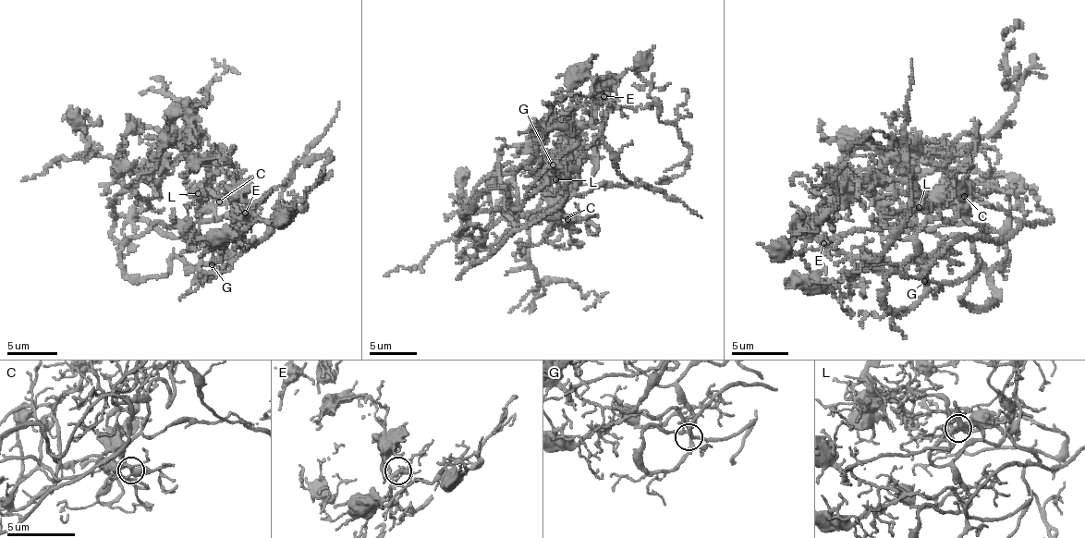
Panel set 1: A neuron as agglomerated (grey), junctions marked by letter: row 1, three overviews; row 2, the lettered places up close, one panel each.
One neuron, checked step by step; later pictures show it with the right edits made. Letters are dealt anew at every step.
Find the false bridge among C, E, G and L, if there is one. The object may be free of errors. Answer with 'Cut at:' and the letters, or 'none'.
Cut at: none

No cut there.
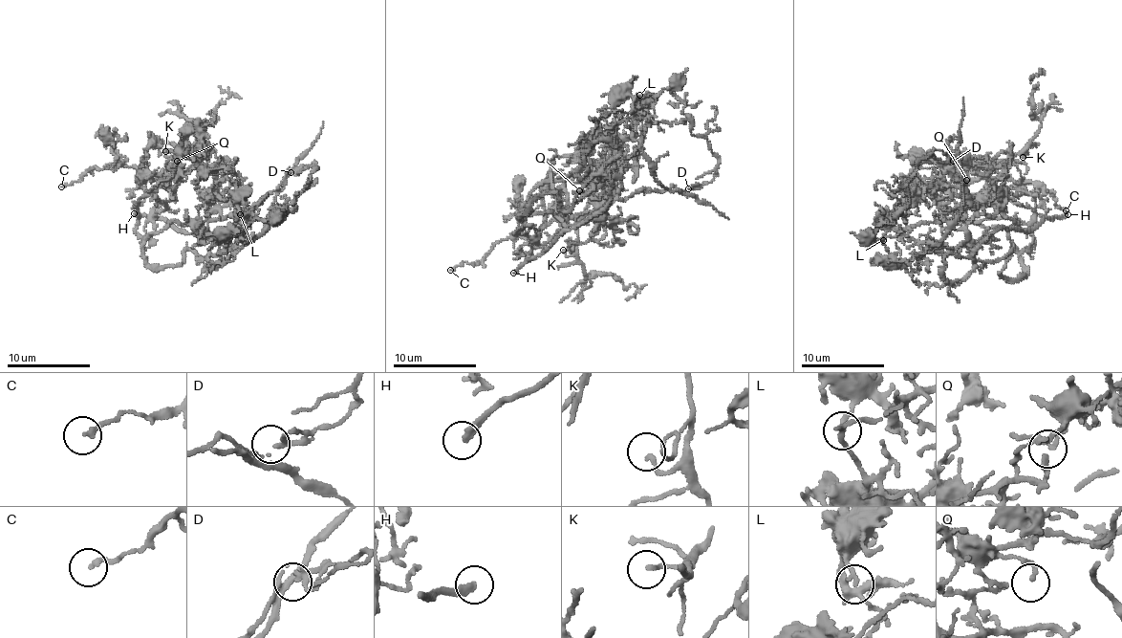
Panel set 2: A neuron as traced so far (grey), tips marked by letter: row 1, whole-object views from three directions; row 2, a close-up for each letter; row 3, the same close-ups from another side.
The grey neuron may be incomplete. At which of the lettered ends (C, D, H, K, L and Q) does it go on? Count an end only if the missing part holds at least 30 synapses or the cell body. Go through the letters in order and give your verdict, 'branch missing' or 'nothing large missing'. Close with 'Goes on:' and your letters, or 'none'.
C: nothing large missing
D: nothing large missing
H: branch missing
K: branch missing
L: nothing large missing
Q: nothing large missing
Goes on: H, K

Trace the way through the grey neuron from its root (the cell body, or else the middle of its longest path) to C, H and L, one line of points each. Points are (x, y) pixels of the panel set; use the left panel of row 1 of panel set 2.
C: (211, 206), (216, 174), (200, 167), (145, 169), (142, 180), (135, 166), (109, 165), (61, 186)
H: (211, 206), (235, 219), (219, 246), (225, 252), (230, 239), (221, 232), (184, 233), (163, 220), (134, 213)
L: (211, 206), (235, 219), (233, 225), (246, 210), (249, 212), (239, 215), (235, 205), (240, 214)

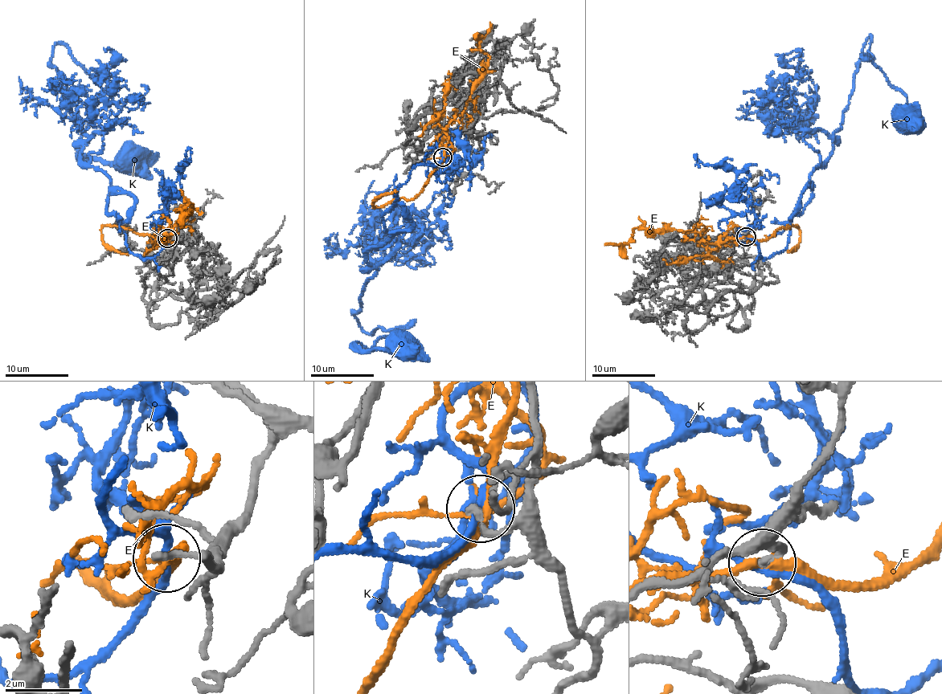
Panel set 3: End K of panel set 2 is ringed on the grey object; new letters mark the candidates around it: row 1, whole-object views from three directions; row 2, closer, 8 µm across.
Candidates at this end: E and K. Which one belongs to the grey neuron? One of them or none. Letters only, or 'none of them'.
none of them

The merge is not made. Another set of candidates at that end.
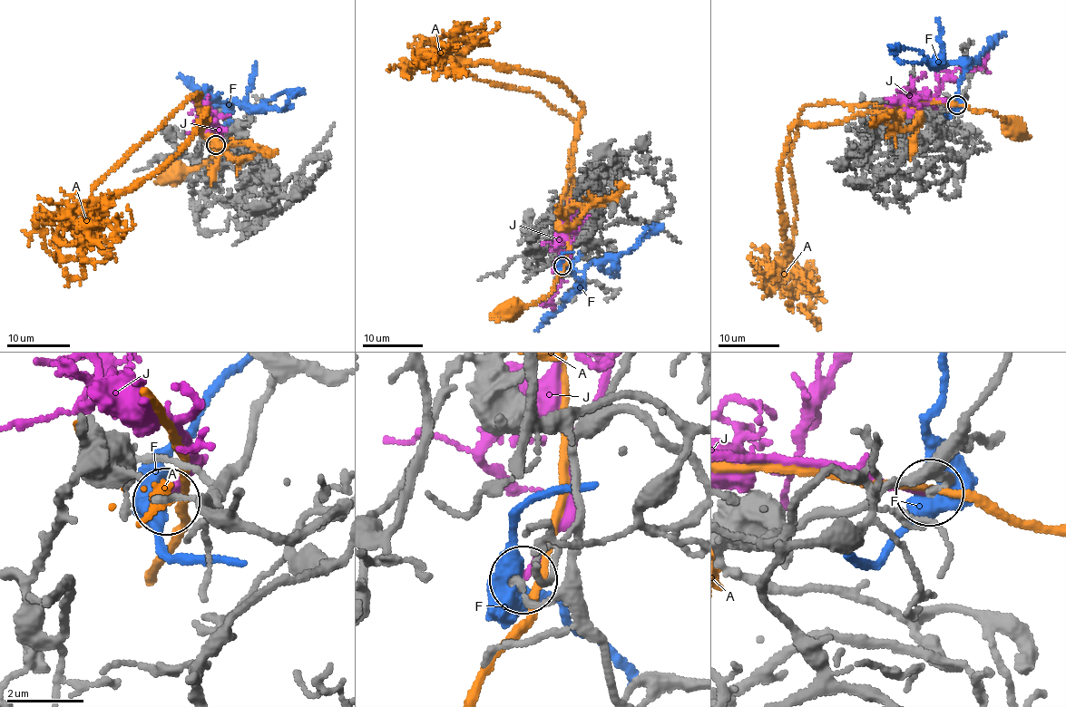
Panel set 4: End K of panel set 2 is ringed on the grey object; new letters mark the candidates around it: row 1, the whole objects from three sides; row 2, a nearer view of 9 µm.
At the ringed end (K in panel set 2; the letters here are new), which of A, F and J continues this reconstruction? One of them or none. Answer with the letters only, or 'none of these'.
J

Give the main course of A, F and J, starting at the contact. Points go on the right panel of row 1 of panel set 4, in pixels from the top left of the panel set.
A: (958, 105), (994, 112), (1008, 122), (1018, 123), (1015, 129)
F: (957, 104), (964, 66), (961, 62), (936, 63), (924, 53), (902, 46), (895, 53), (894, 59), (898, 62)
J: (957, 105), (941, 100), (928, 101), (934, 99), (942, 82), (958, 69), (972, 70), (982, 66), (988, 52)

